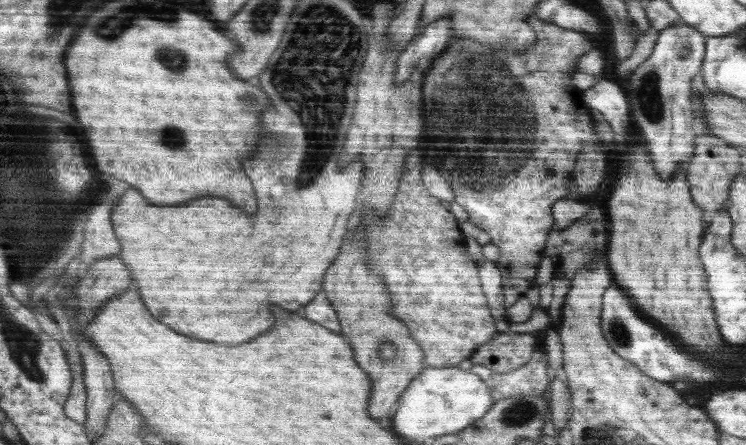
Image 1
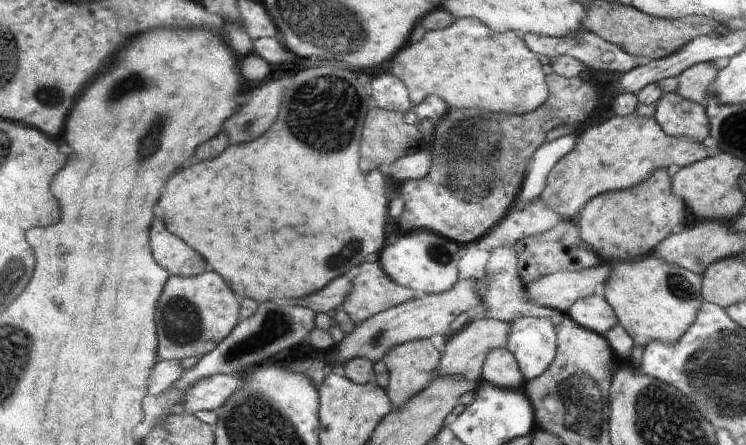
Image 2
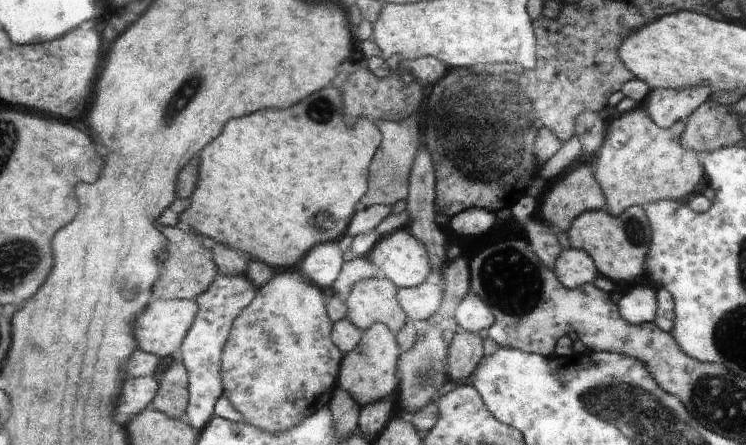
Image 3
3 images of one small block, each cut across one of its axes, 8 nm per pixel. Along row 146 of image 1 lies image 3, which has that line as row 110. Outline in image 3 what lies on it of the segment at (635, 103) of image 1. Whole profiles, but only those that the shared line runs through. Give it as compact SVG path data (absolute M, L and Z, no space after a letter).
M698 86L685 89L652 89L644 103L648 114L656 118L658 126L672 126L676 120L684 121L706 102L712 93L712 88Z

